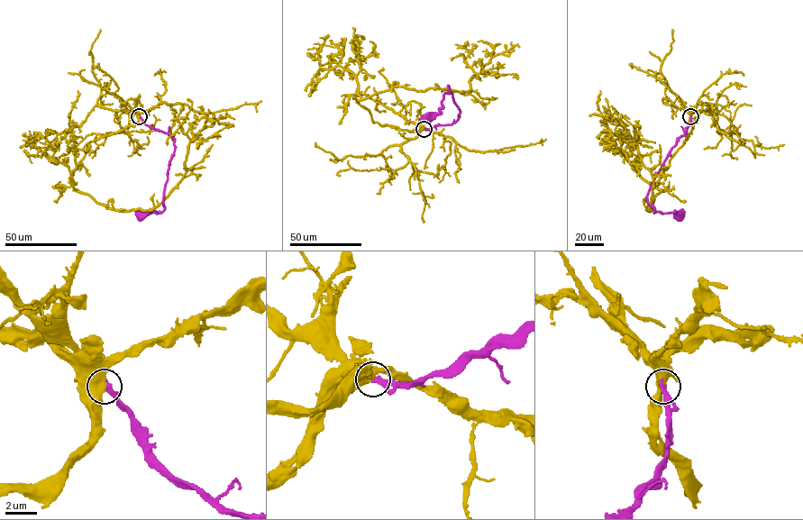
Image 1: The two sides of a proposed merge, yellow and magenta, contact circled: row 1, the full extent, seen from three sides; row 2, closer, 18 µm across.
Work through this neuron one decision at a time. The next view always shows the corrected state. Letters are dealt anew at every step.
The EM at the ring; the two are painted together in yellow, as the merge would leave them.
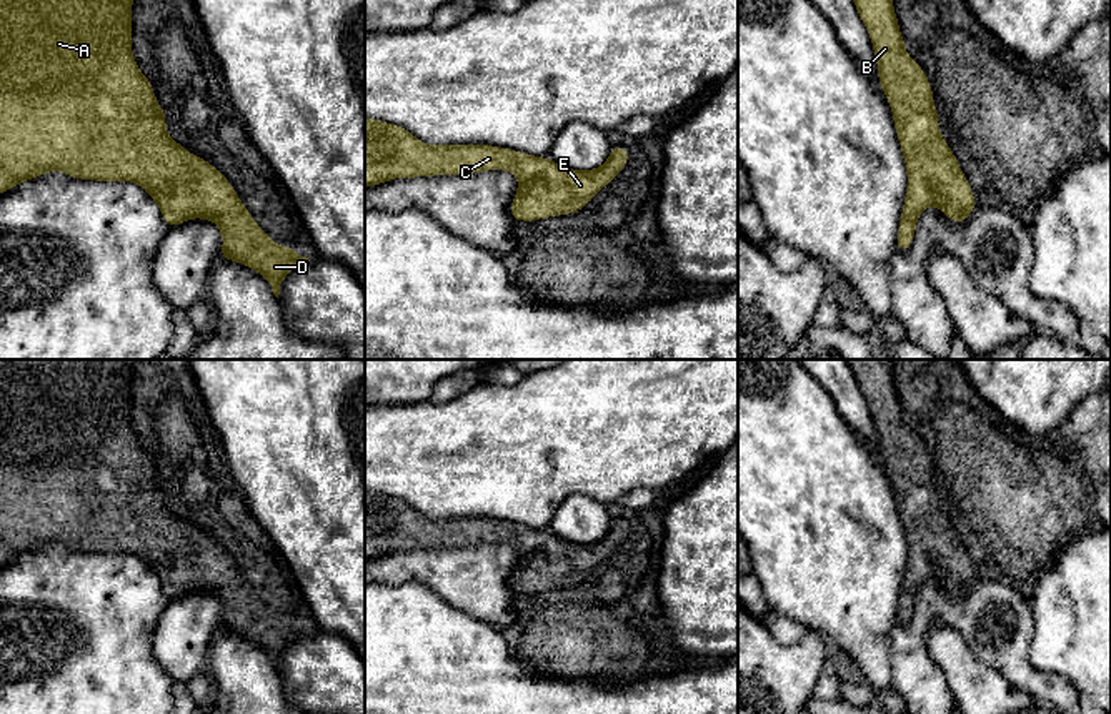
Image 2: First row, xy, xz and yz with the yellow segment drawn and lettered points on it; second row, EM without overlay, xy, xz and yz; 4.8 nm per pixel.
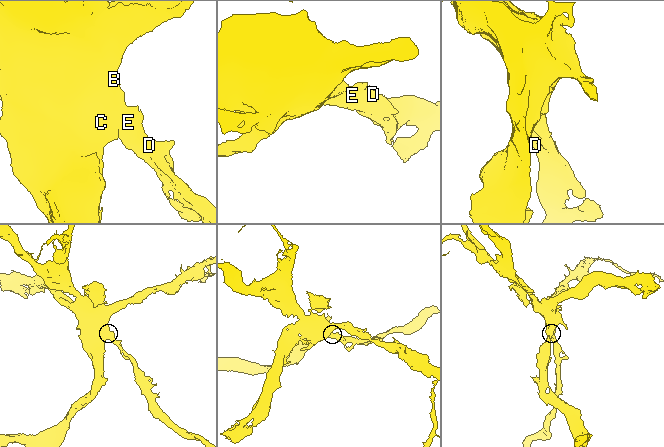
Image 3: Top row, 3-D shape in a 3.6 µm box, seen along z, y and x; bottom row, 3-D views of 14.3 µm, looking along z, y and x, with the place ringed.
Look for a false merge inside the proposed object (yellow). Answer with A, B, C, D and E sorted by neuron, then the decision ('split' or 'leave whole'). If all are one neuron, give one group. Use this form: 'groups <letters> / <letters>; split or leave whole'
groups A B C D E; leave whole

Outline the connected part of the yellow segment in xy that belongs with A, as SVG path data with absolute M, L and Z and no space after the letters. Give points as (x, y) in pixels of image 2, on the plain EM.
M0 359L0 568L48 544L63 544L77 553L137 556L160 579L167 601L193 591L217 596L223 609L220 631L242 636L260 646L278 671L283 651L293 641L310 632L300 629L293 619L278 619L272 609L257 597L233 558L212 536L190 526L165 503L167 484L158 479L150 451L140 444L137 431L132 428L133 363L135 359Z

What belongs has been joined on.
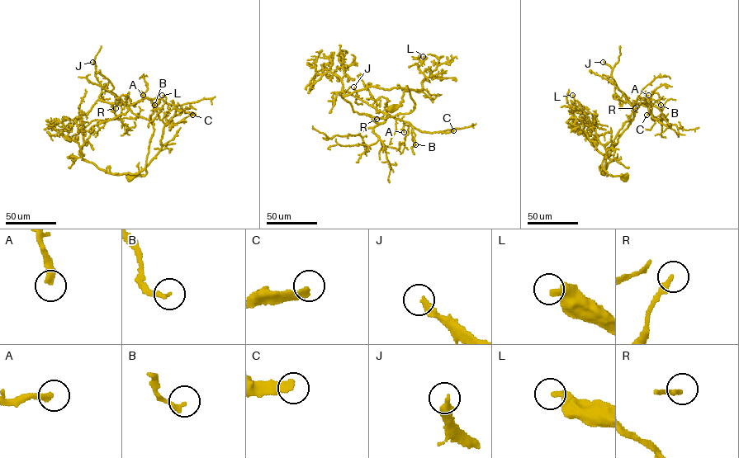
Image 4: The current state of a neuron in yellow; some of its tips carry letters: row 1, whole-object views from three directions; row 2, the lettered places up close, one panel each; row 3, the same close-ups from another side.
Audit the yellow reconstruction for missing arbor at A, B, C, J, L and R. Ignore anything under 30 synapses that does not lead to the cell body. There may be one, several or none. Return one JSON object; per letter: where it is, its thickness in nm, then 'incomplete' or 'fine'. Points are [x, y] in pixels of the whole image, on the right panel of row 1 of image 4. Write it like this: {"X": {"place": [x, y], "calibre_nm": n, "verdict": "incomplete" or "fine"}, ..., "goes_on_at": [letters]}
{"A": {"place": [648, 95], "calibre_nm": 280, "verdict": "fine"}, "B": {"place": [660, 105], "calibre_nm": 200, "verdict": "fine"}, "C": {"place": [646, 115], "calibre_nm": 320, "verdict": "incomplete"}, "J": {"place": [603, 62], "calibre_nm": 320, "verdict": "incomplete"}, "L": {"place": [572, 95], "calibre_nm": 360, "verdict": "fine"}, "R": {"place": [635, 108], "calibre_nm": 240, "verdict": "fine"}, "goes_on_at": ["C", "J"]}

